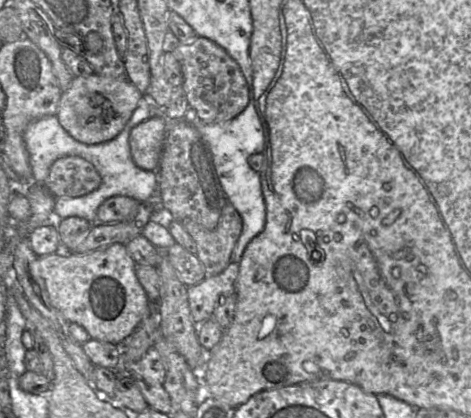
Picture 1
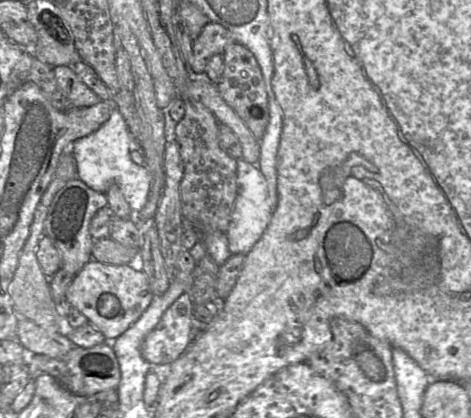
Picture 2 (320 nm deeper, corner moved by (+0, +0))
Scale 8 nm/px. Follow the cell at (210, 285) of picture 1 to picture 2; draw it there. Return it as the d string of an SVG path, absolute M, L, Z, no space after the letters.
M190 292L180 295L146 336L142 356L152 366L169 366L194 338L193 301Z

